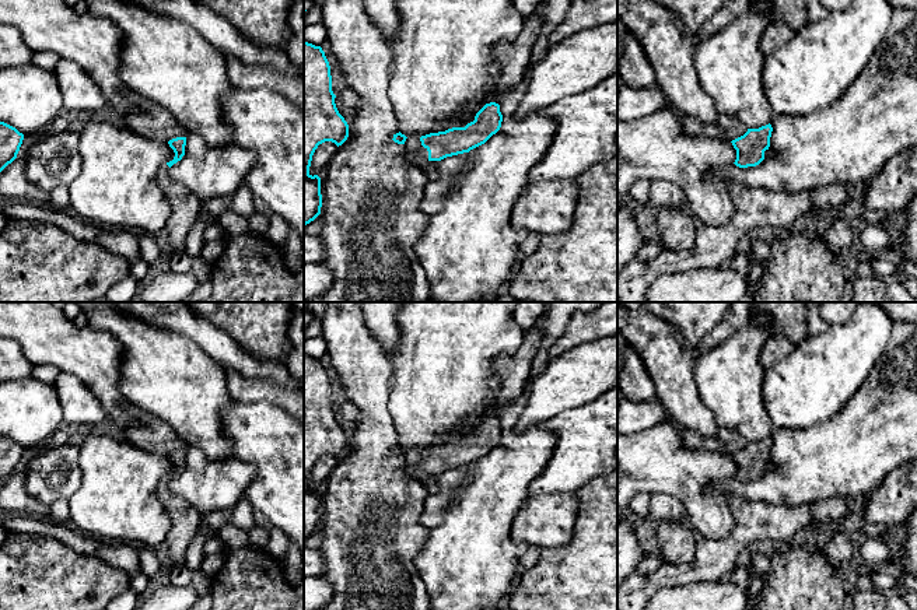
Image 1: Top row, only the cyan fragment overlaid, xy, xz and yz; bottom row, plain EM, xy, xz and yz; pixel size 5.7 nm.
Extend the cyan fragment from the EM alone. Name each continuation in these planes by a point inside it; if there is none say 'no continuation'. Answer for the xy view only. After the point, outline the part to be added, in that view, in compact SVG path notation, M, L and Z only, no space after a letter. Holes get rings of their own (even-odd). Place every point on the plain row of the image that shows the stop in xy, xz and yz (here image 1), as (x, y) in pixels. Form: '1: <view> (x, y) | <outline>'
1: xy (185, 521) | M168 478L158 484L157 497L171 518L171 529L165 537L161 558L168 561L169 567L185 567L186 550L196 537L202 515L195 506L171 494Z

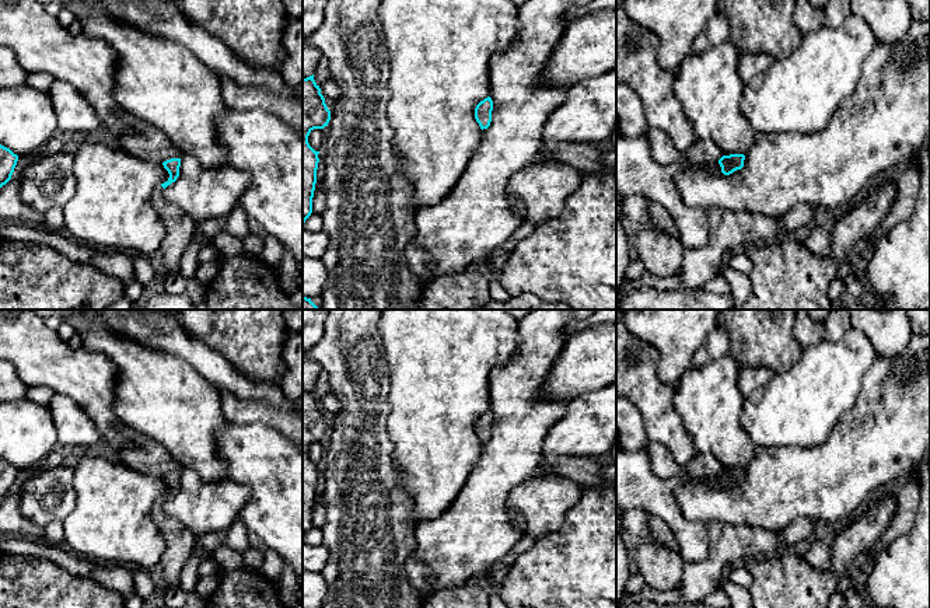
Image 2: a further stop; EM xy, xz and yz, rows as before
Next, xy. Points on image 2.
1: xy (179, 542) | M162 500L153 506L151 518L165 539L165 551L160 559L155 580L162 583L164 588L179 588L181 572L190 559L196 537L189 528L165 516Z

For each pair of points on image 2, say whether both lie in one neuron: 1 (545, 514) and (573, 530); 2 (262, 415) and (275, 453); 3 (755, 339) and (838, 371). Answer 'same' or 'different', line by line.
1: different
2: different
3: different

